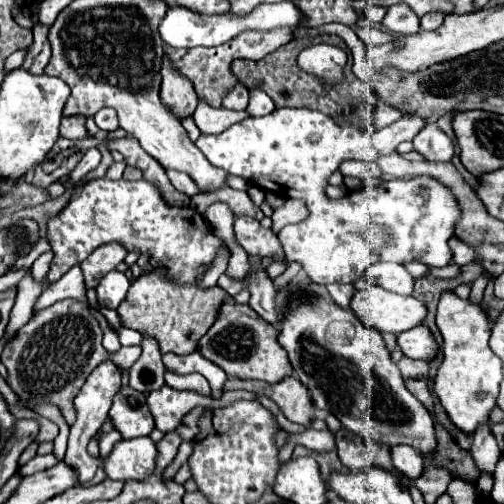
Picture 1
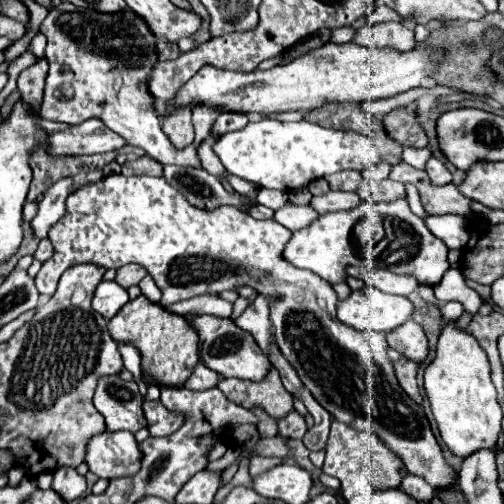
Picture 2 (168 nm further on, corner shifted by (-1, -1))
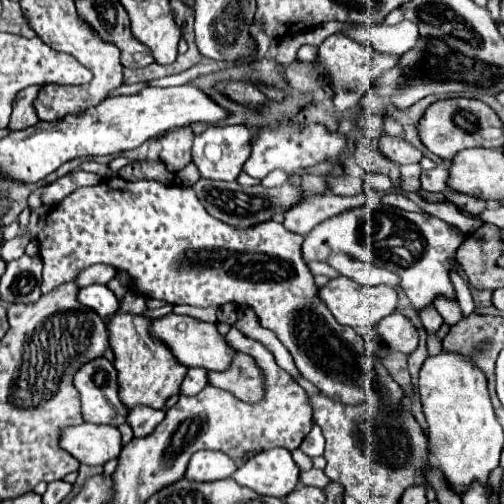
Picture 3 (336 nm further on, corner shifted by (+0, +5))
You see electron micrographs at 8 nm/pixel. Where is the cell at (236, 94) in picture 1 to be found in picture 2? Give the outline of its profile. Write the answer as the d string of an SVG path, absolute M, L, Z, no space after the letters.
M222 112L216 118L214 132L216 132L216 136L220 136L220 132L240 130L240 128L244 128L246 122L248 122L248 114L244 114L244 112Z

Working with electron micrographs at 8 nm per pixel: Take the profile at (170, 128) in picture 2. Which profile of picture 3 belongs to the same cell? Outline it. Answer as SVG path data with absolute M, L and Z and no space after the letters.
M189 128L169 130L161 138L159 158L171 174L181 172L191 162L191 146L193 146L193 132Z

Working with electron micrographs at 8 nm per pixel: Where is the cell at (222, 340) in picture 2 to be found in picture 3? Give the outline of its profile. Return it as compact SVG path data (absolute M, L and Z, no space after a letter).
M167 314L149 326L151 338L163 342L171 354L175 356L177 362L181 362L187 368L205 368L205 370L225 370L225 366L231 364L231 354L235 354L225 342L223 336L219 336L217 326L209 322L201 322L189 316L177 316L177 314Z

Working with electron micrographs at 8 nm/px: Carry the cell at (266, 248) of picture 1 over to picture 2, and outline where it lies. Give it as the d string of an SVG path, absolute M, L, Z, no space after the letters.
M112 174L100 178L98 182L88 182L68 196L66 214L48 230L48 240L54 244L54 256L42 264L36 276L36 288L42 296L52 296L62 272L74 264L94 262L104 268L120 268L134 262L144 266L162 290L162 306L170 306L198 294L236 290L240 284L250 284L260 294L276 296L278 300L270 304L270 320L274 324L276 344L294 370L298 370L302 384L332 414L332 418L348 426L352 424L352 428L378 434L380 440L392 452L396 452L396 456L400 456L408 472L422 476L428 480L428 484L432 484L432 488L452 486L456 482L456 470L446 464L424 408L408 398L408 394L400 388L394 366L386 354L388 344L384 336L352 330L336 320L338 298L332 286L314 272L296 268L284 260L282 250L290 240L290 234L292 232L276 220L254 220L234 206L220 206L218 210L194 208L162 176L150 178Z

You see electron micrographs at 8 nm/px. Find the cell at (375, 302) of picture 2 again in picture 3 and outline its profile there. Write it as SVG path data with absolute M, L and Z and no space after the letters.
M337 276L329 280L323 288L319 288L319 298L325 302L325 306L331 310L335 320L343 326L351 328L373 328L381 318L395 312L397 308L397 292L389 286L359 286L357 282L351 282L349 278Z

